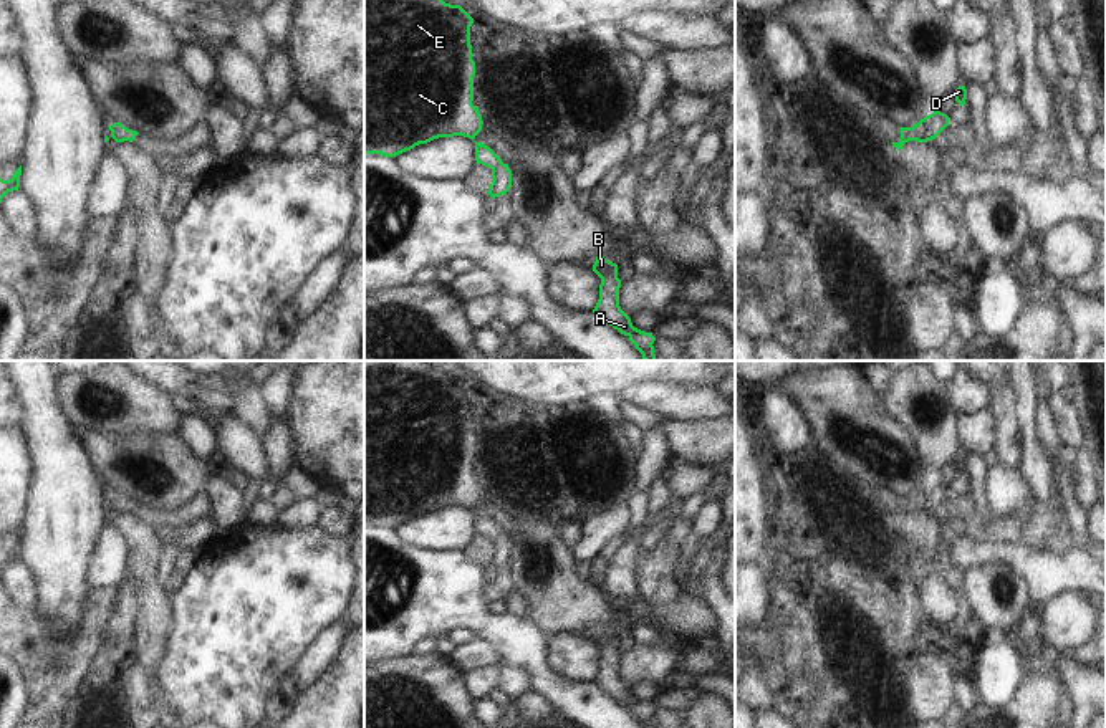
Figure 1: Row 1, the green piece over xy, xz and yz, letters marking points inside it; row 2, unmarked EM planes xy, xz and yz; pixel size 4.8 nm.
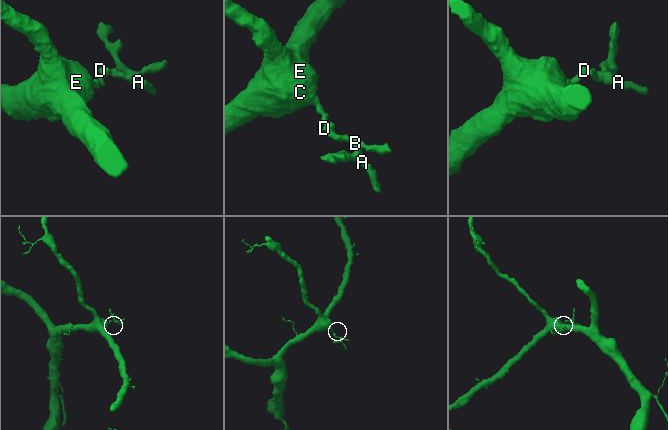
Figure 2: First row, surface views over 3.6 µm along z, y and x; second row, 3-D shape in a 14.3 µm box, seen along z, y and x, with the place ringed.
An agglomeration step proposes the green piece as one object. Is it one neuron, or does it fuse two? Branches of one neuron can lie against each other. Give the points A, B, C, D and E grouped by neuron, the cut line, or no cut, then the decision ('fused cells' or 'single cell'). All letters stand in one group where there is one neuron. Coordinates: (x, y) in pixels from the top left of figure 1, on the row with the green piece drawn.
A B C D E | no cut | single cell

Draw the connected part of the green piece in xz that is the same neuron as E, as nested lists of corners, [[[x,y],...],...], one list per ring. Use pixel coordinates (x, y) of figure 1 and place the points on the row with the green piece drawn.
[[[364,0],[364,154],[396,157],[439,137],[475,139],[482,116],[474,101],[474,18],[444,0]]]

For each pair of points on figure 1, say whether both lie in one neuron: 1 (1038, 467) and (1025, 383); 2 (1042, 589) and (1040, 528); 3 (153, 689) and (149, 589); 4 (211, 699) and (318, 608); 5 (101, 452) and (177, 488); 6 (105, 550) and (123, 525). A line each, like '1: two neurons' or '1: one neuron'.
1: one neuron
2: two neurons
3: one neuron
4: one neuron
5: one neuron
6: two neurons

